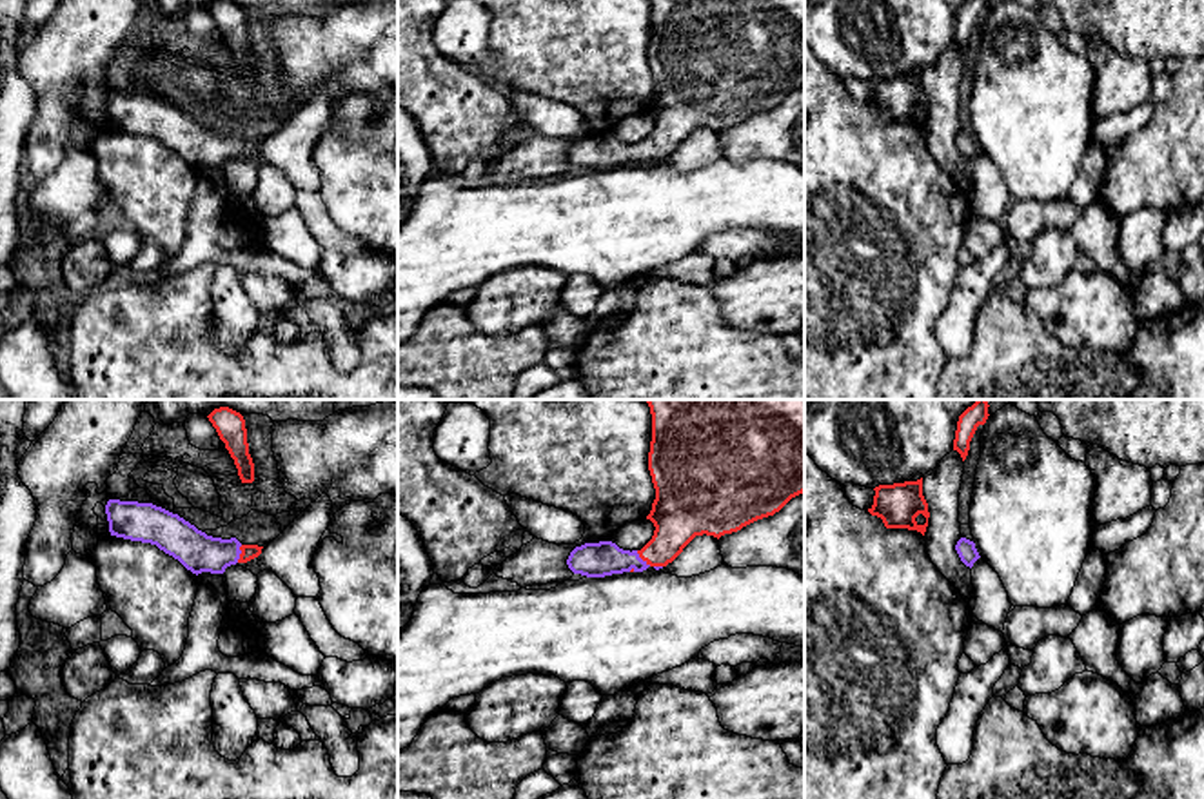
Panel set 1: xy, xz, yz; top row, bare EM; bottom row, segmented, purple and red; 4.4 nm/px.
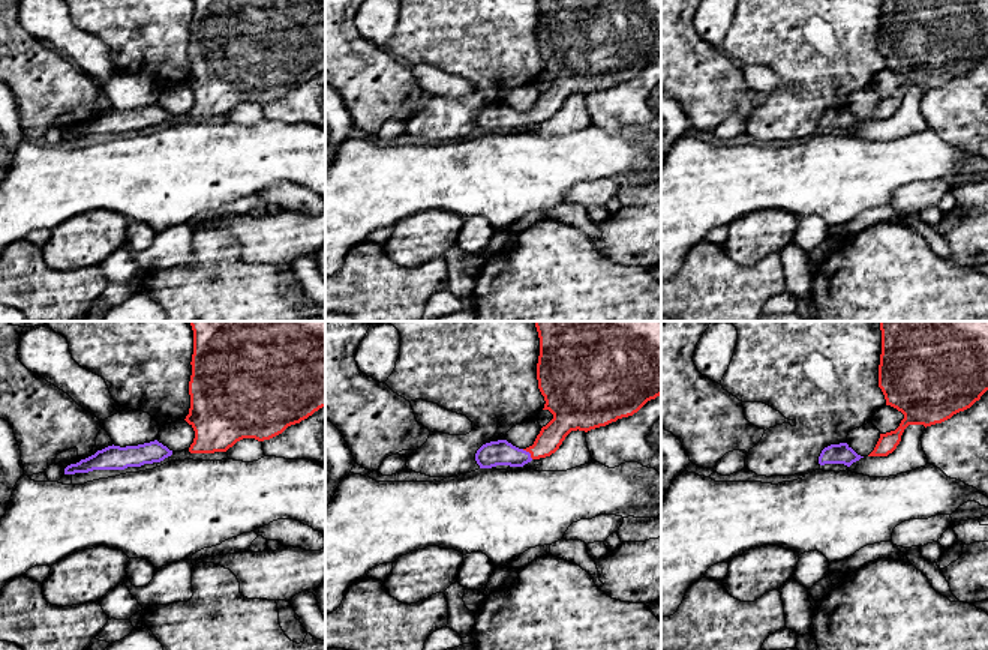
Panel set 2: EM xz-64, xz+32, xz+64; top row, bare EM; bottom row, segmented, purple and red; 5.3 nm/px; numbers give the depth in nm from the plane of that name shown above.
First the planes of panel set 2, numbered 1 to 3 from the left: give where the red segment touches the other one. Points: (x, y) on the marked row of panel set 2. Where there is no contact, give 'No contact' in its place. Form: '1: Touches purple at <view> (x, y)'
1: No contact
2: Touches purple at xz+32 (528, 452)
3: No contact

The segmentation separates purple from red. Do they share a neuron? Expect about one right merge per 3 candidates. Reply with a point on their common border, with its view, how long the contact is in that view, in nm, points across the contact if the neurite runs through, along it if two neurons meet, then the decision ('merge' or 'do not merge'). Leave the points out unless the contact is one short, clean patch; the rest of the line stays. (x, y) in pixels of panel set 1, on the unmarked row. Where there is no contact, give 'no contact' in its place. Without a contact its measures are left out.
xz (641, 153) | 100 nm | across xz (594, 153), (641, 153), (676, 120), (678, 109) | merge

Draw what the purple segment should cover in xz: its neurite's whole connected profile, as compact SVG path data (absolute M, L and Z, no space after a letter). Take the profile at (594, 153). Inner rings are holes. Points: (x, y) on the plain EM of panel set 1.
M650 0L652 35L648 64L656 82L652 104L646 109L656 120L652 133L641 143L623 143L612 134L576 140L567 158L574 167L605 171L623 165L656 163L672 156L696 129L721 131L743 120L774 109L792 91L804 85L804 0Z

